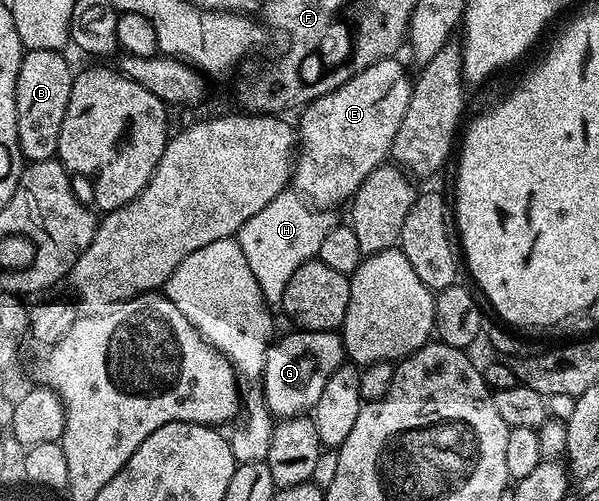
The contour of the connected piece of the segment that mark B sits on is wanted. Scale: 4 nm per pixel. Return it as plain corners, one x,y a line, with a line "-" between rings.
30,49
18,67
16,118
18,143
25,162
51,161
57,156
58,135
62,131
62,119
66,119
74,76
74,69
68,66
64,55
58,49

